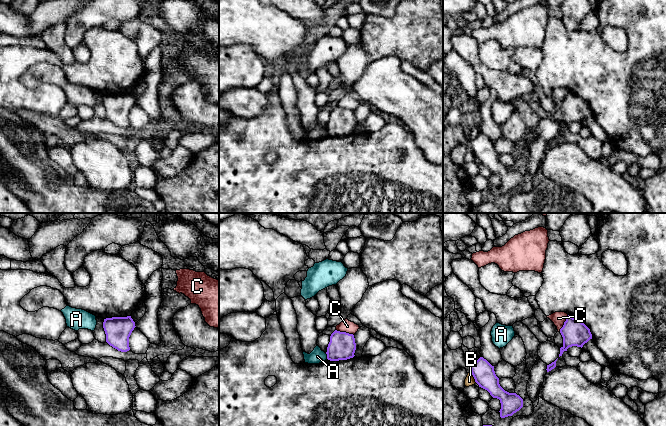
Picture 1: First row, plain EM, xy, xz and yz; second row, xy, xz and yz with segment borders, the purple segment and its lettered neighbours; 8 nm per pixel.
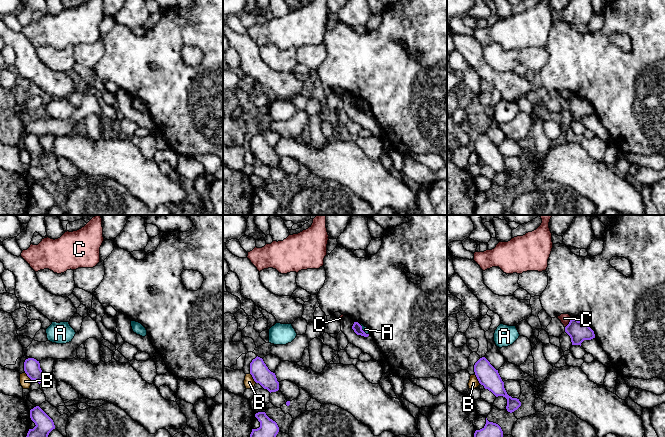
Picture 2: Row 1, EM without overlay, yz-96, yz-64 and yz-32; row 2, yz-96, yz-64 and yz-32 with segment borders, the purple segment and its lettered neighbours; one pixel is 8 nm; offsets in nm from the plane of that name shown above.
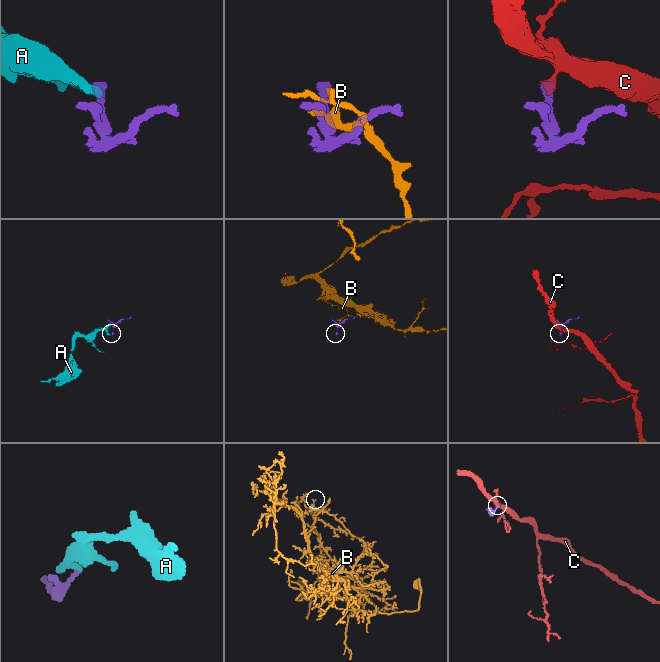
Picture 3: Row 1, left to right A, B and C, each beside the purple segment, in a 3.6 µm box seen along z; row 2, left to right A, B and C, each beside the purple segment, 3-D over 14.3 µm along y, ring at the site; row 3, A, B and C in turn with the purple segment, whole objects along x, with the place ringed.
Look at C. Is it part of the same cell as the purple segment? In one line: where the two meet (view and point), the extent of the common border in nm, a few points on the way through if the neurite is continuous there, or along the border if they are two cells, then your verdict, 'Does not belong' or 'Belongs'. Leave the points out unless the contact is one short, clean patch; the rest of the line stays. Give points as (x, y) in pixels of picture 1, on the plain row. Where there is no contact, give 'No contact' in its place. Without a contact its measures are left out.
Touches purple at xz (345, 108). Shared border 150 nm. Does not belong

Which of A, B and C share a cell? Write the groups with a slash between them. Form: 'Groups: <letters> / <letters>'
Groups: A / B / C

